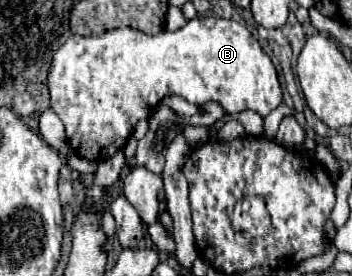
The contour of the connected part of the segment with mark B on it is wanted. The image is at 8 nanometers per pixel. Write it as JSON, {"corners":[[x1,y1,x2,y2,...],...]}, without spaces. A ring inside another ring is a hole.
{"corners":[[197,16,175,32,161,30,155,36,133,28,117,28,105,32,103,36,89,38,71,36,53,56,49,70,49,90,51,110,65,124,71,148,75,150,75,154,87,160,109,158,117,150,121,150,127,138,133,134,137,120,149,118,159,100,167,94,177,94,197,106,215,100,229,114,255,110,261,116,267,116,283,102,283,90,277,78,277,70,259,42,247,30,247,26,217,16]]}

